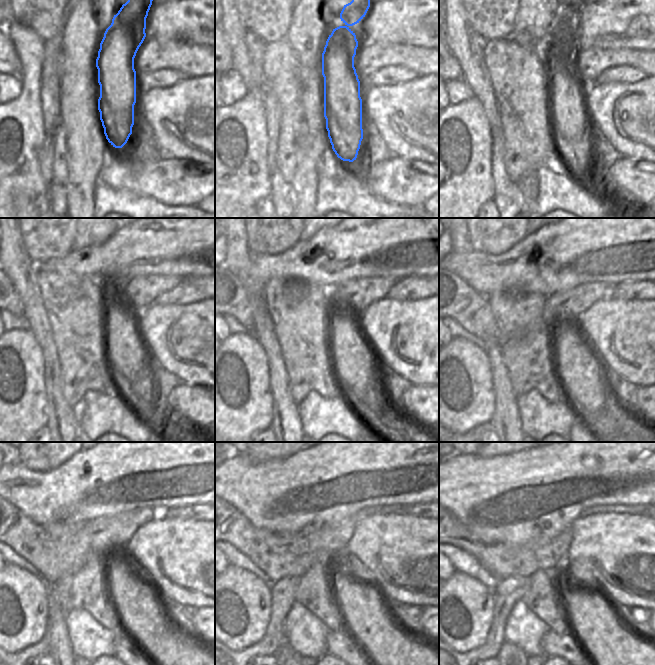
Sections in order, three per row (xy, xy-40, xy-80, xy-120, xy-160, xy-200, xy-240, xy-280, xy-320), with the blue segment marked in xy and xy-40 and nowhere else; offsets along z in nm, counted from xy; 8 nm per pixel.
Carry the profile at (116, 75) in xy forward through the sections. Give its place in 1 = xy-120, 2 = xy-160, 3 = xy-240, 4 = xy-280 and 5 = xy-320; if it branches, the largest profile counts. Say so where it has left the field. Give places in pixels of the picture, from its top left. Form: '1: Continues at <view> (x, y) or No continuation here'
1: Continues at xy-120 (125, 353)
2: Continues at xy-160 (352, 359)
3: Continues at xy-240 (139, 611)
4: Continues at xy-280 (364, 613)
5: Continues at xy-320 (594, 622).

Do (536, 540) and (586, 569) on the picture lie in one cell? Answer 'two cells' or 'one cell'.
two cells

